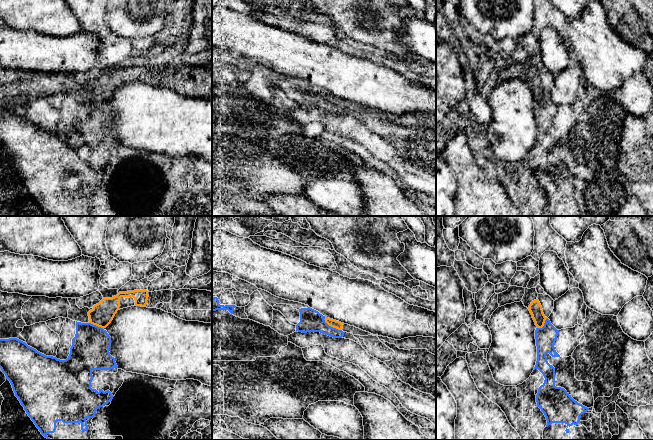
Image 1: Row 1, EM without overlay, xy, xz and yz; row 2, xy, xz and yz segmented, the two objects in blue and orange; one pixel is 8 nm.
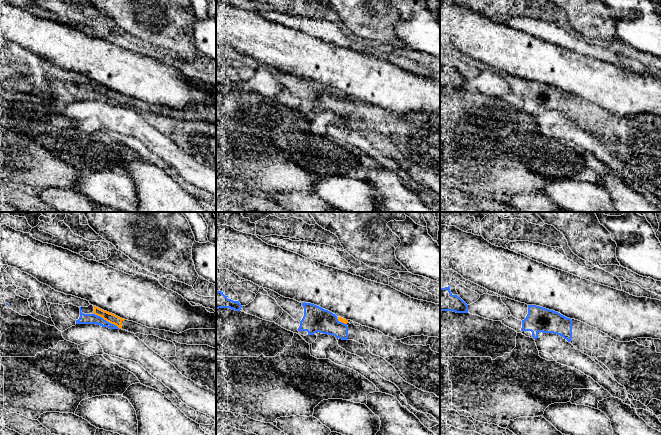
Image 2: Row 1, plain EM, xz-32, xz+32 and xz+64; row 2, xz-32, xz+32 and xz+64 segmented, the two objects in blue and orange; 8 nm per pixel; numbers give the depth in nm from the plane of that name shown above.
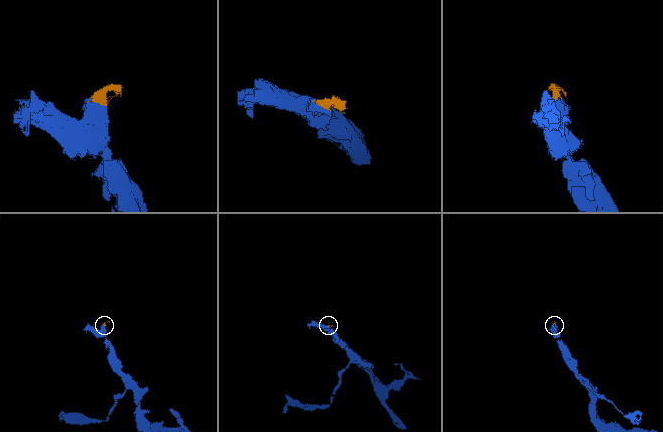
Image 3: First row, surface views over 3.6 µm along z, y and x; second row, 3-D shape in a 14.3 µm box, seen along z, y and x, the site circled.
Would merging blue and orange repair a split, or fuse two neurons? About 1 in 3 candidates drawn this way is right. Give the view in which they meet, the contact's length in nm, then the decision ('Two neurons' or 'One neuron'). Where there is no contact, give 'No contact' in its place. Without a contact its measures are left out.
Touches blue in xz. Shared border 170 nm. Two neurons

